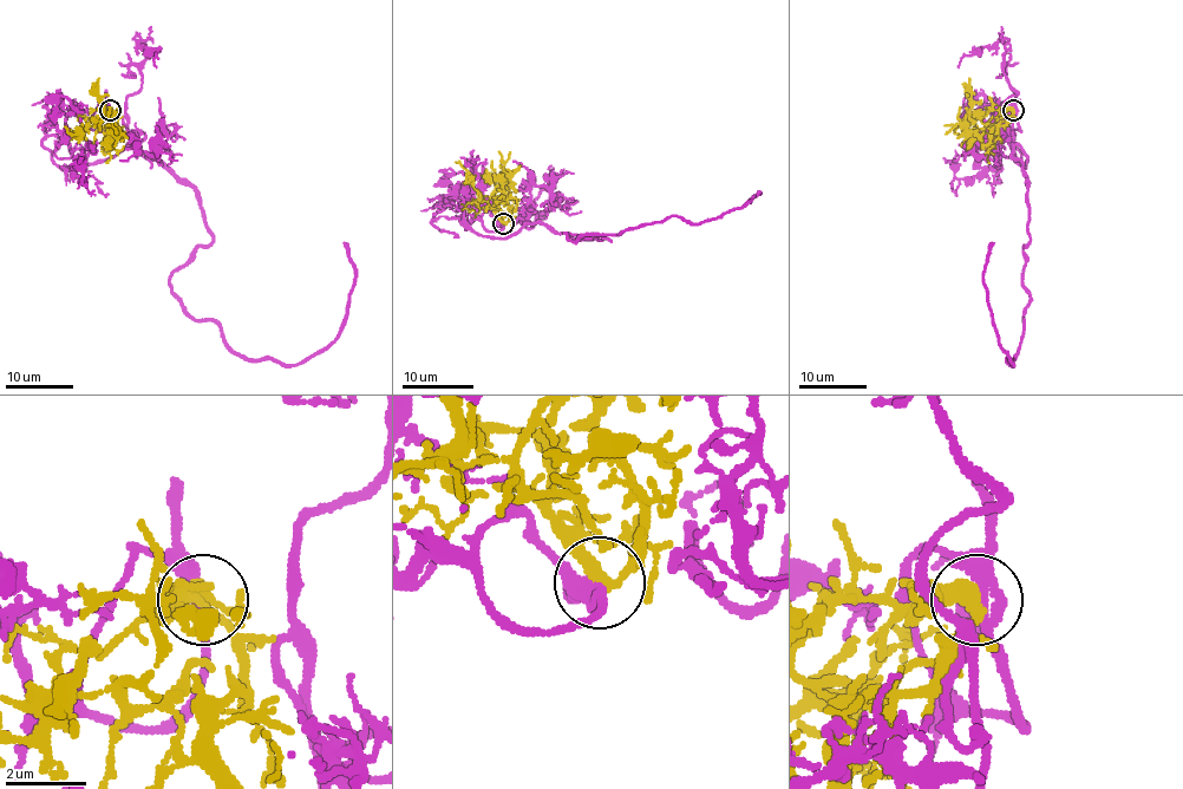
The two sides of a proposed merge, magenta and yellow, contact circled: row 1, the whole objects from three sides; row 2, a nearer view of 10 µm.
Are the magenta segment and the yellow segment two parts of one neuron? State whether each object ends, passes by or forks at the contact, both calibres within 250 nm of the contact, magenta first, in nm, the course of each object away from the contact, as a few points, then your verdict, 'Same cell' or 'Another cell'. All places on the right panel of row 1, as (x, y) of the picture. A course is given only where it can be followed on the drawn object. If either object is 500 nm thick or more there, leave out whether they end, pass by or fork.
At the ring magenta passes by. At the ring yellow passes by. Thickness 320 nm (magenta) against 340 nm. Course of magenta: (1013, 110), (1031, 241), (1013, 365), (982, 278), (993, 242). Course of yellow: (1013, 110), (1002, 125), (991, 130), (991, 138), (986, 144), (959, 123), (946, 134). Same cell

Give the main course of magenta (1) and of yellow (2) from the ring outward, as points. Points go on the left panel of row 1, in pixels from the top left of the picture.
1: (110, 110), (71, 154), (132, 145), (195, 191), (211, 241), (169, 286), (234, 351), (320, 353), (342, 242)
2: (110, 110), (117, 119), (111, 130), (113, 144), (110, 141), (111, 123), (117, 134)

